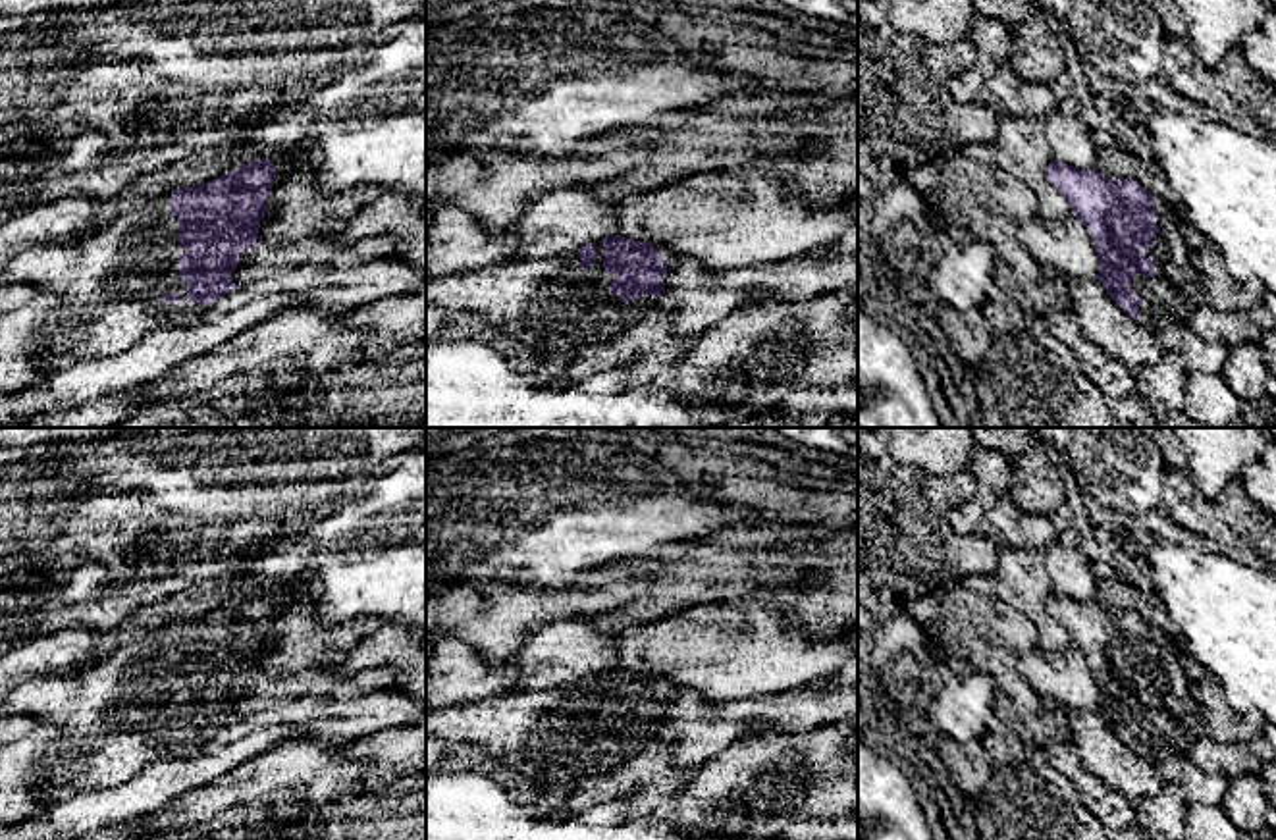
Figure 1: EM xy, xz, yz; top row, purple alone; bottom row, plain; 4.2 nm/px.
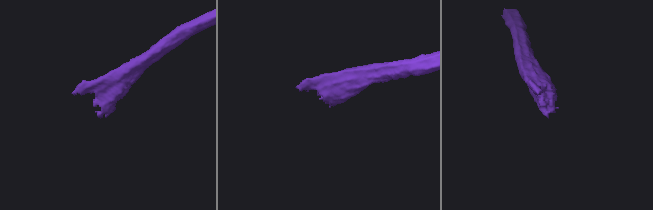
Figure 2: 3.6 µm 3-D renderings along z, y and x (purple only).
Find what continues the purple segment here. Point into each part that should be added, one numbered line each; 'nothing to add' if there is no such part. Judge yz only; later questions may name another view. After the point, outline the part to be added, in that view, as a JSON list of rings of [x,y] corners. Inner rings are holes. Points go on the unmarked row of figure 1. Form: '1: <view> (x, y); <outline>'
1: yz (1174, 723); [[[1155,630],[1155,707],[1133,705],[1131,724],[1143,730],[1139,738],[1139,755],[1151,763],[1187,755],[1191,746],[1205,738],[1205,728],[1195,703],[1187,674],[1180,667],[1176,642],[1164,632]]]

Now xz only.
1: xz (550, 736); [[[596,674],[596,694],[580,699],[580,680],[559,688],[505,690],[486,699],[434,709],[426,732],[449,746],[480,746],[501,765],[520,773],[538,786],[578,784],[642,753],[661,736],[659,728],[642,726],[621,734],[611,724],[615,703],[603,701],[603,674]]]

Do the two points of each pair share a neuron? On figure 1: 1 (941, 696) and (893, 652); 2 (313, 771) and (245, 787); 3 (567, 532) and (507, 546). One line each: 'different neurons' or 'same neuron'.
1: same neuron
2: same neuron
3: same neuron

